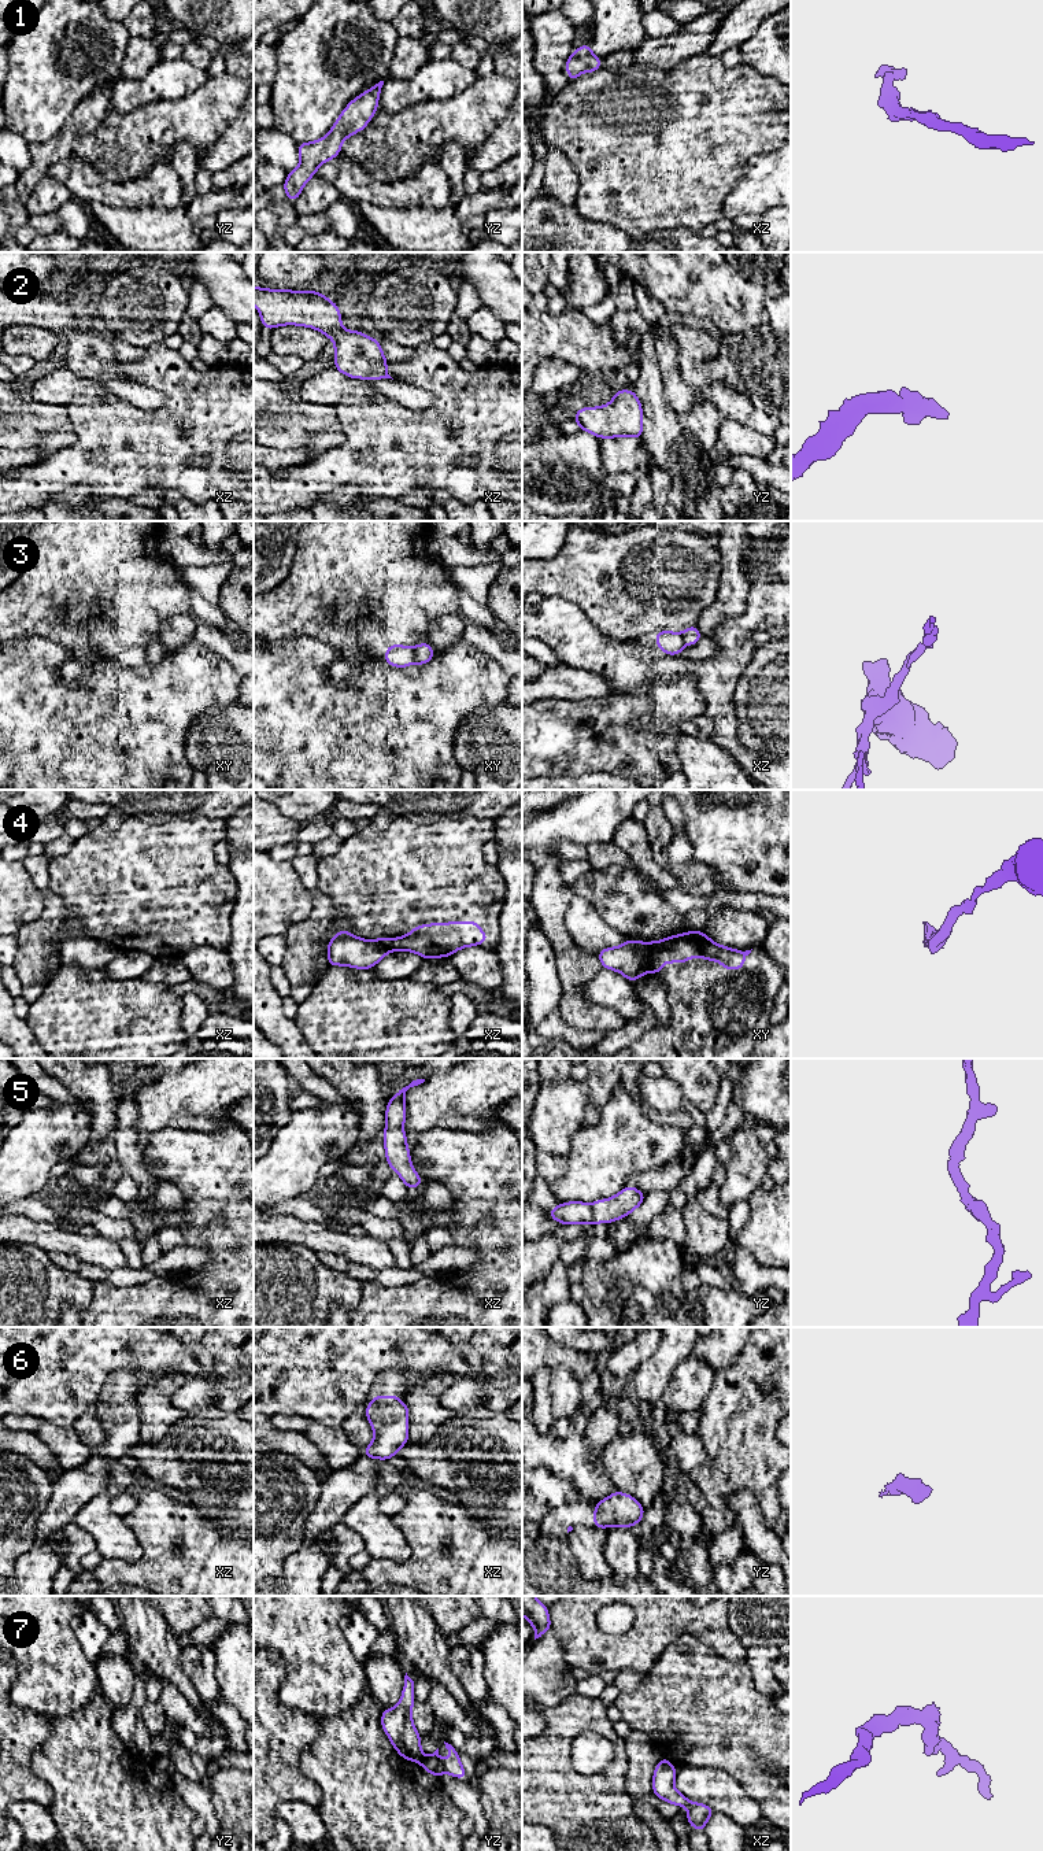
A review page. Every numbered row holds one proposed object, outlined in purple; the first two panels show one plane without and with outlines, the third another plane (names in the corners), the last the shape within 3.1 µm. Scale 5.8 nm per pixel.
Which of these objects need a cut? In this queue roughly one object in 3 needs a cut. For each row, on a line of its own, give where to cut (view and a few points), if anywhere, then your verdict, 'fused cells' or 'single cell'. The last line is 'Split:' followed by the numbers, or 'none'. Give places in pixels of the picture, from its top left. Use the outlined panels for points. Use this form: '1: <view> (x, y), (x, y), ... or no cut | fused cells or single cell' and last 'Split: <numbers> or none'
1: no cut | single cell
2: no cut | single cell
3: xy (413, 647), (414, 661) | fused cells
4: xy (637, 942), (647, 959), (646, 971) | fused cells
5: no cut | single cell
6: no cut | single cell
7: yz (424, 1759), (421, 1763) | fused cells
Split: 3, 4, 7

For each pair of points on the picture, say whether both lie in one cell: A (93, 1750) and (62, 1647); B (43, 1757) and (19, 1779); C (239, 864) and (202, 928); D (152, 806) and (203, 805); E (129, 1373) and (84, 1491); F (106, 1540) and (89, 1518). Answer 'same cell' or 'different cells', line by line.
A: different cells
B: different cells
C: different cells
D: same cell
E: same cell
F: same cell

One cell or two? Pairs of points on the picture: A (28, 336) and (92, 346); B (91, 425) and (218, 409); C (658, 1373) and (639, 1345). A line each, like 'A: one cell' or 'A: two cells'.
A: two cells
B: one cell
C: two cells

